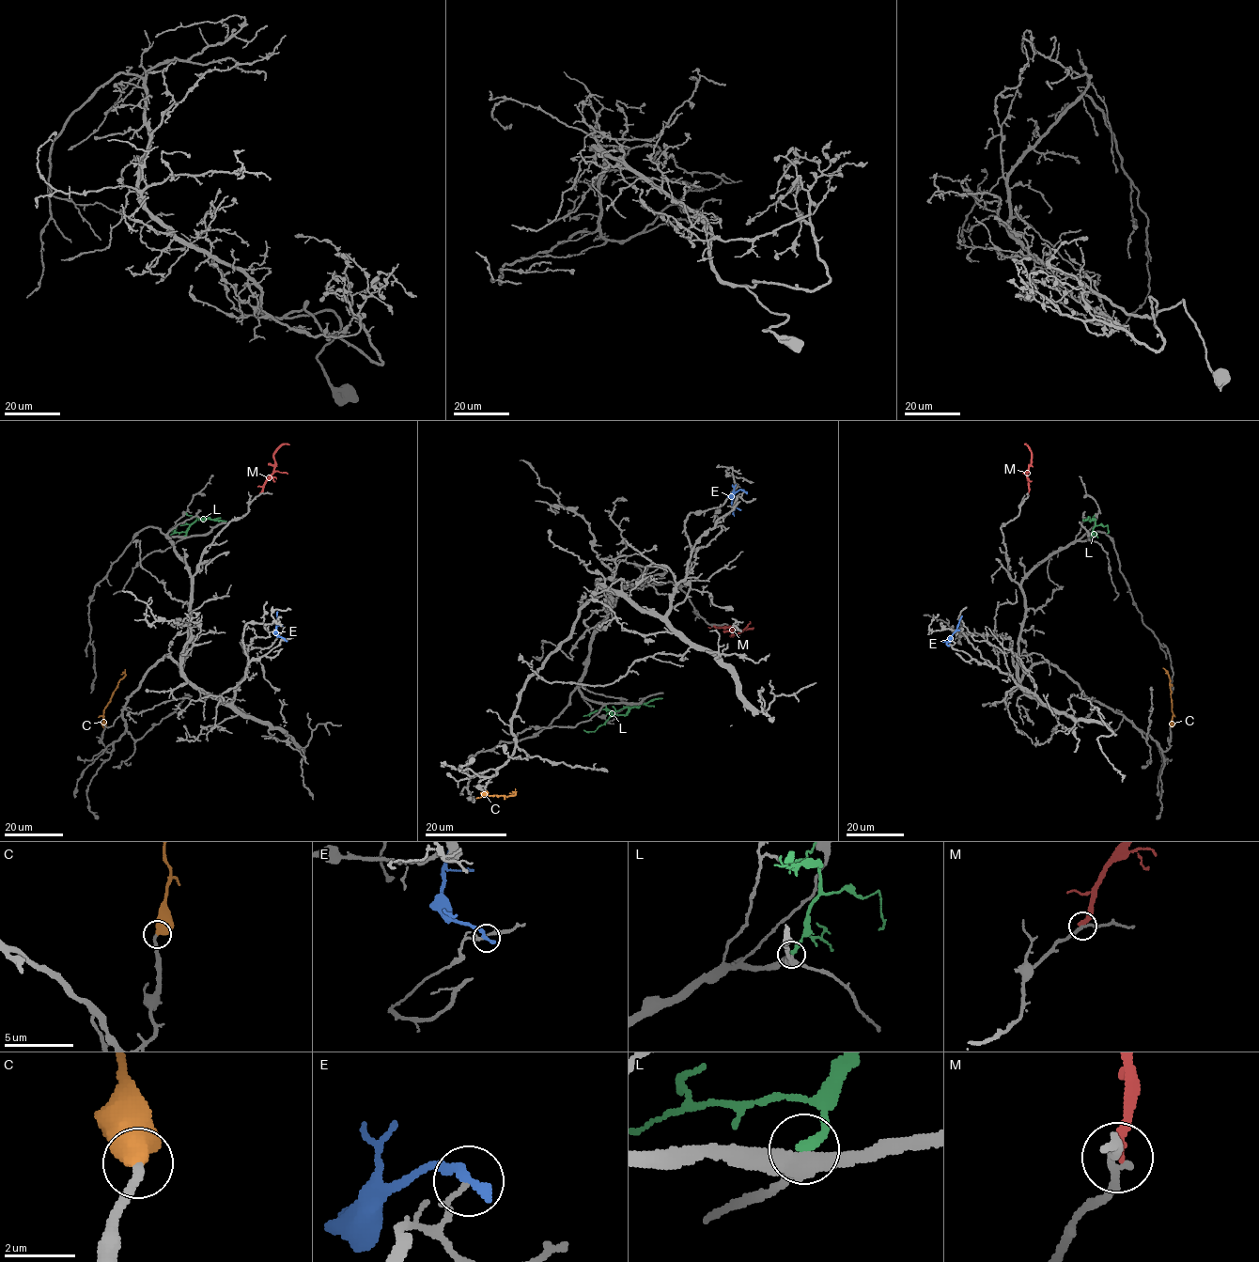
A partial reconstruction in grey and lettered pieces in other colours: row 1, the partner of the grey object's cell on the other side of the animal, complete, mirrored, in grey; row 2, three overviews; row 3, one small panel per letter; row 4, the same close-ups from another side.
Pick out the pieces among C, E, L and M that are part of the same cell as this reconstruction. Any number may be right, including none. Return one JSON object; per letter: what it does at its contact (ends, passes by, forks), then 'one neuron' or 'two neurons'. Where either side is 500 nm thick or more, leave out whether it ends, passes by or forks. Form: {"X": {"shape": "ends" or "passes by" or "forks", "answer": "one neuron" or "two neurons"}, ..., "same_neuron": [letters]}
{"C": {"answer": "one neuron"}, "E": {"shape": "ends", "answer": "two neurons"}, "L": {"shape": "ends", "answer": "two neurons"}, "M": {"shape": "ends", "answer": "two neurons"}, "same_neuron": ["C"]}

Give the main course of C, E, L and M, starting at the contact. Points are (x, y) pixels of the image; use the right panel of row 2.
C: (1170, 726), (1173, 714), (1167, 673)
E: (948, 645), (962, 615)
L: (1089, 538), (1095, 519), (1083, 520)
M: (1028, 495), (1031, 451), (1024, 444)

